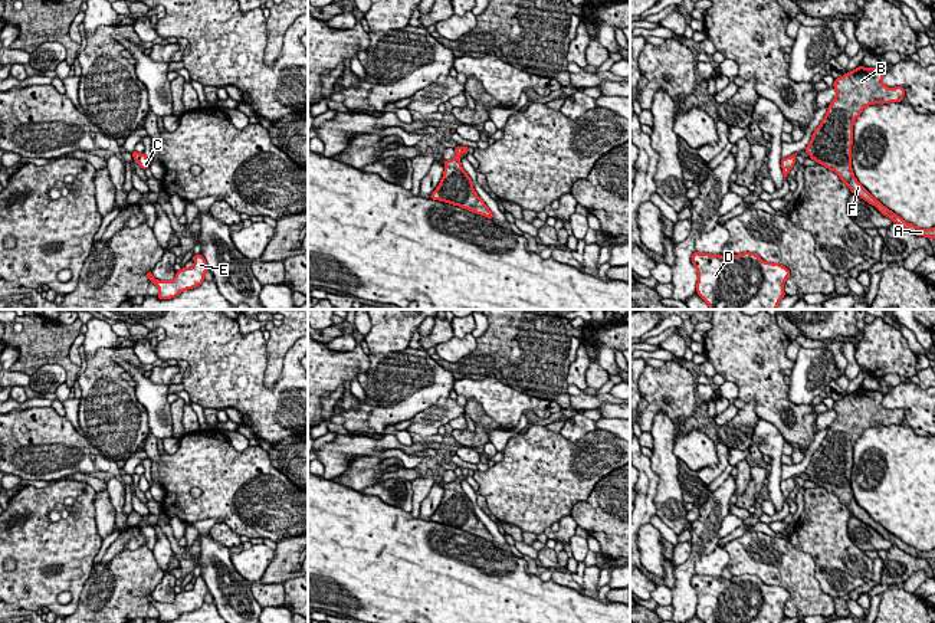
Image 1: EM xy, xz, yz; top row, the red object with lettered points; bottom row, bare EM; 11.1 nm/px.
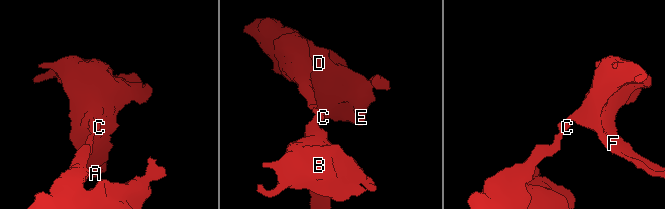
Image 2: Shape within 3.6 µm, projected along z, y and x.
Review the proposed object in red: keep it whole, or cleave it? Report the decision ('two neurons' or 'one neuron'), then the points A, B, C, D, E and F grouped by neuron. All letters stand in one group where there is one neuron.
two neurons; groups A B F / C D E

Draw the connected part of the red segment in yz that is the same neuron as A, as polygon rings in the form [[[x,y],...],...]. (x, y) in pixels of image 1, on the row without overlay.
[[[857,388],[854,393],[834,401],[834,422],[804,473],[817,486],[834,494],[852,515],[875,528],[892,545],[899,547],[912,557],[935,561],[935,550],[919,551],[908,545],[876,522],[854,499],[850,482],[854,442],[869,427],[902,424],[905,419],[903,409],[889,410],[882,403],[883,393],[865,388]]]

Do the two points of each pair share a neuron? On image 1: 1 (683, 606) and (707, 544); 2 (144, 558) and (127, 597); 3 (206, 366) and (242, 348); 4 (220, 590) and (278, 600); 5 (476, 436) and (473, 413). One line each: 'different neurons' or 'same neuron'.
1: same neuron
2: same neuron
3: same neuron
4: different neurons
5: same neuron

